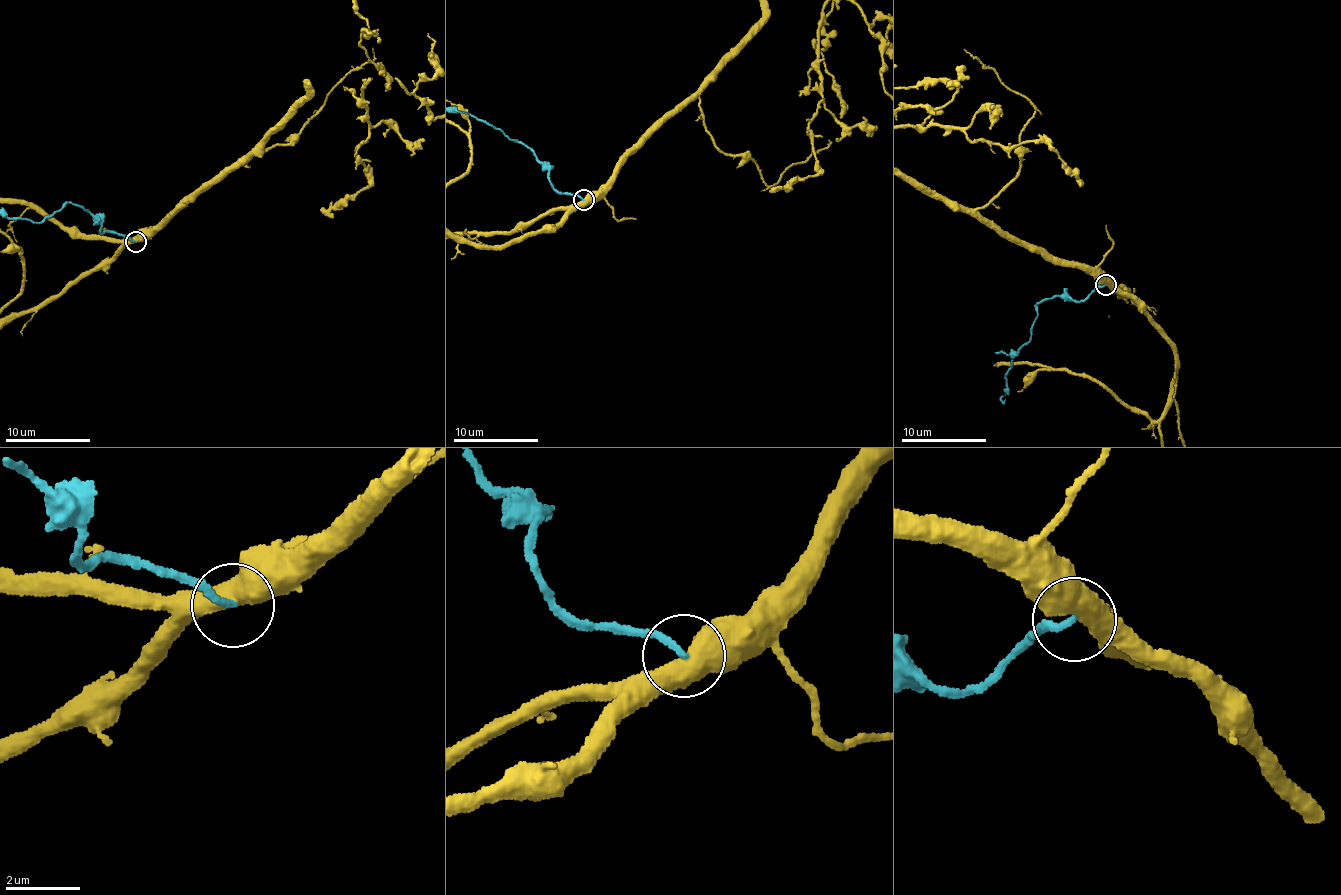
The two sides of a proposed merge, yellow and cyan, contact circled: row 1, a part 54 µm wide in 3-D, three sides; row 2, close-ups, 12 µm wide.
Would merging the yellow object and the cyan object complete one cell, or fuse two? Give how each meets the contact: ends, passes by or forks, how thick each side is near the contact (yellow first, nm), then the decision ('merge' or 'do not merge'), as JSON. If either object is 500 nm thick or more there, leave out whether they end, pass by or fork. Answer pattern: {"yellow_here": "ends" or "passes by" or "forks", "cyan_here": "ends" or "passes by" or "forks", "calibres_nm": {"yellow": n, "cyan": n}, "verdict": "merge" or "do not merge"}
{"calibres_nm": {"yellow": 550, "cyan": 180}, "verdict": "do not merge"}

